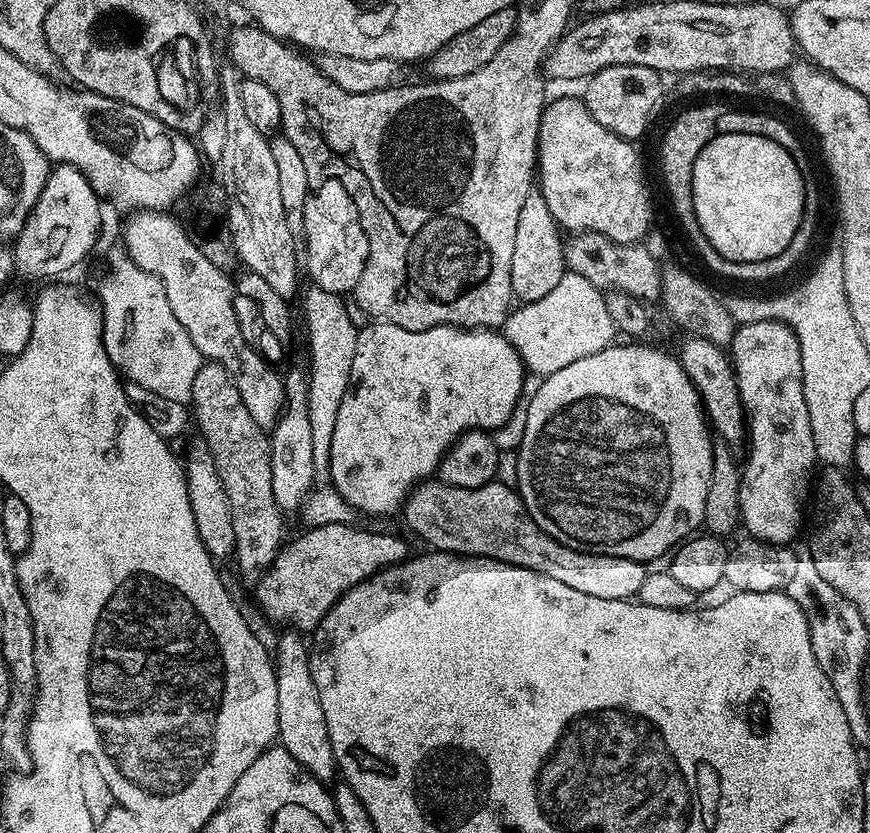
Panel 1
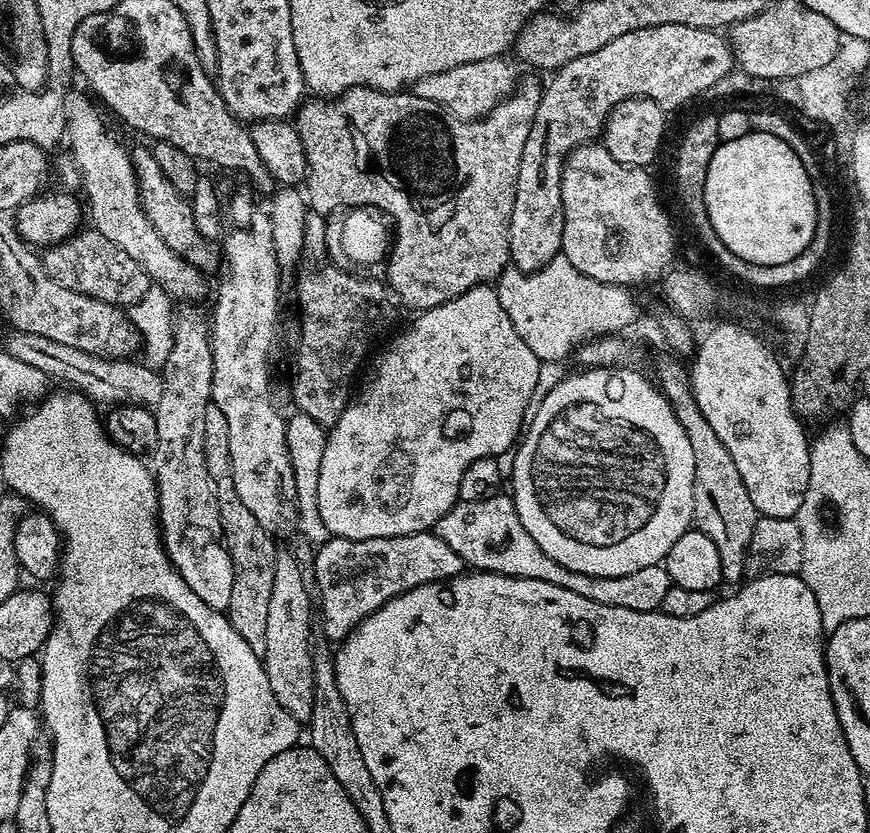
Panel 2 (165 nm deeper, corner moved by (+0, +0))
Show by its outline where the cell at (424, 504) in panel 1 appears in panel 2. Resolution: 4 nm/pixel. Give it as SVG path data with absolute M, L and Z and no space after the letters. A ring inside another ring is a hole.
M508 494L481 500L459 499L454 507L442 514L434 531L442 542L446 542L446 546L450 546L450 550L454 550L454 554L458 554L458 558L464 560L469 569L518 578L538 578L538 582L554 582L554 586L566 586L566 590L574 590L574 594L582 594L582 598L590 598L590 602L602 602L602 606L659 612L662 598L666 598L666 590L673 585L663 563L651 564L642 570L634 570L634 574L622 574L618 578L598 578L558 566L554 558L538 550L538 542L534 542L526 526L522 526L522 518L518 518L518 510Z

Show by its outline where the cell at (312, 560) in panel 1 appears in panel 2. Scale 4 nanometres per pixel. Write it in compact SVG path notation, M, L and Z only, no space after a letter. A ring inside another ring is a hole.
M432 530L365 540L334 536L319 545L315 552L314 588L318 593L318 608L324 611L324 632L335 642L342 642L364 623L367 616L406 590L435 580L448 580L451 576L461 575L466 568L464 560Z

